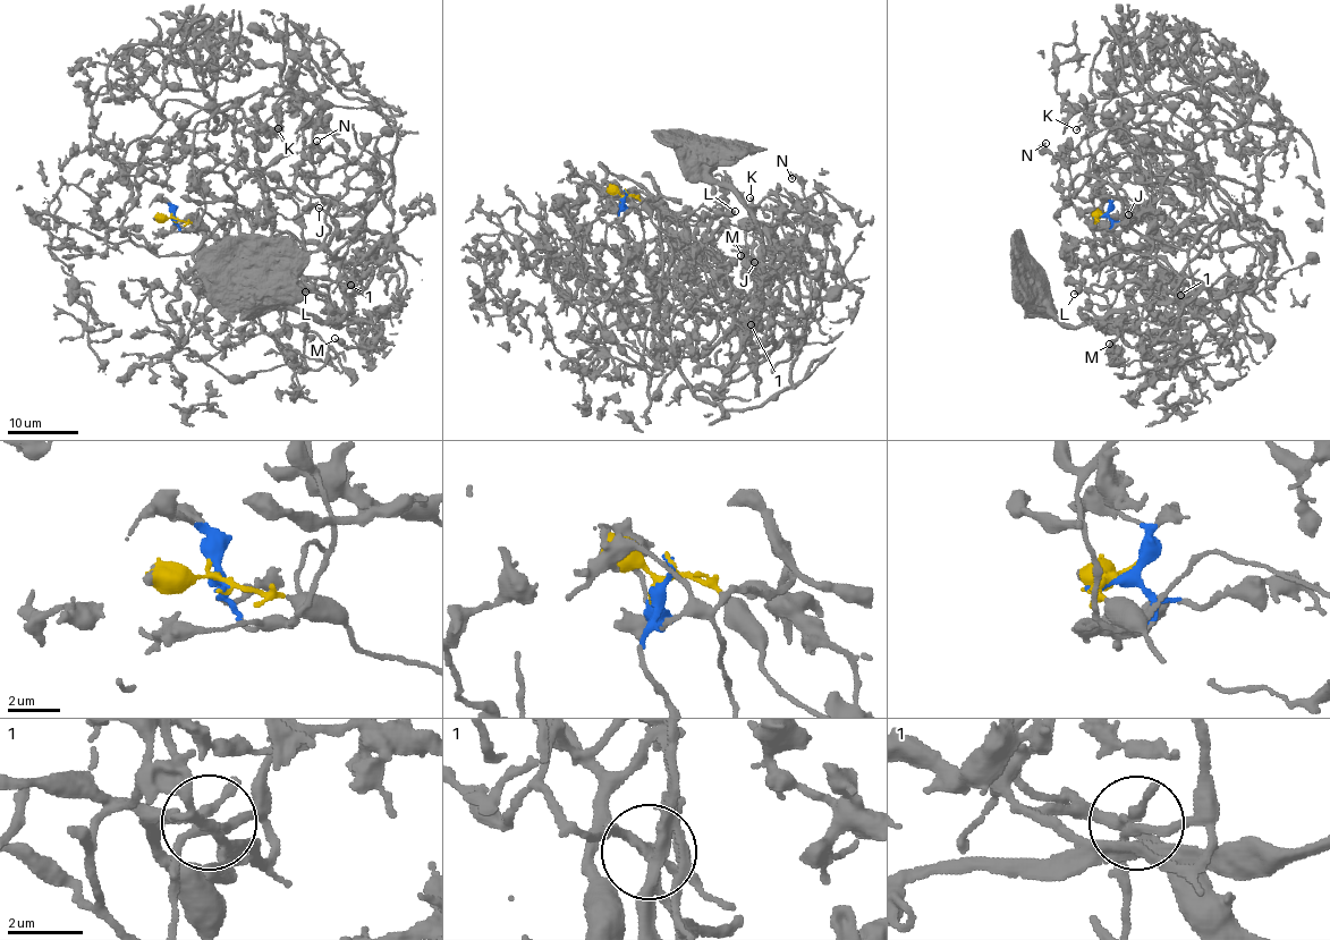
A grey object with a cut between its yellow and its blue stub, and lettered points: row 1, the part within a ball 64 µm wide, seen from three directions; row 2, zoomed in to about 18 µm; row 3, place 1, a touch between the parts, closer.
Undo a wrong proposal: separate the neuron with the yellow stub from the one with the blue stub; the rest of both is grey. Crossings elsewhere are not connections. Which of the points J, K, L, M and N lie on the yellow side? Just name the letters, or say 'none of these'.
L

